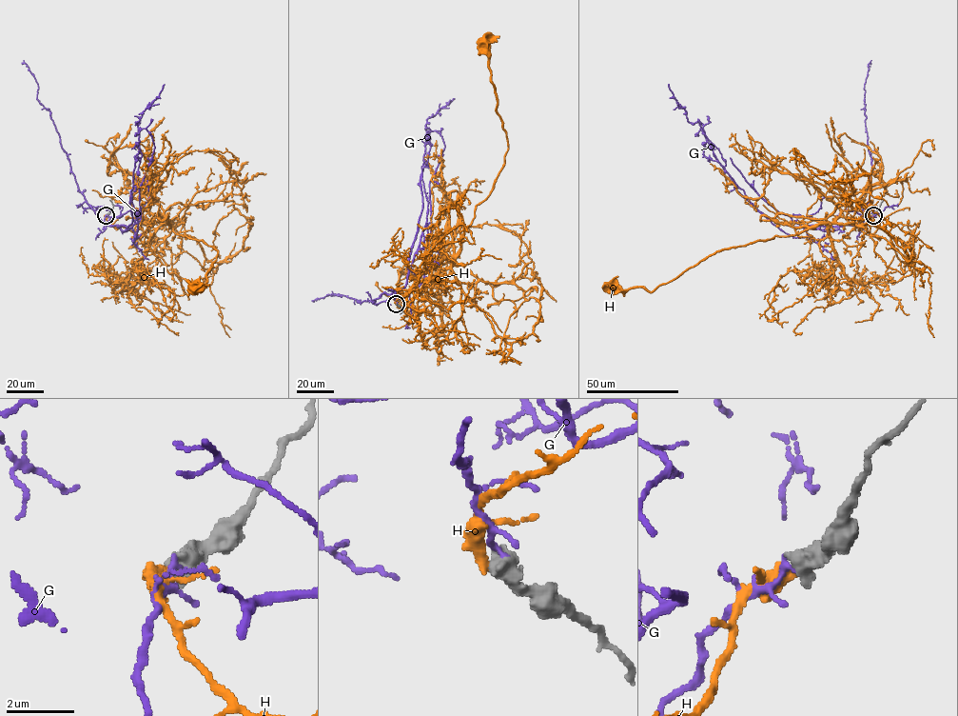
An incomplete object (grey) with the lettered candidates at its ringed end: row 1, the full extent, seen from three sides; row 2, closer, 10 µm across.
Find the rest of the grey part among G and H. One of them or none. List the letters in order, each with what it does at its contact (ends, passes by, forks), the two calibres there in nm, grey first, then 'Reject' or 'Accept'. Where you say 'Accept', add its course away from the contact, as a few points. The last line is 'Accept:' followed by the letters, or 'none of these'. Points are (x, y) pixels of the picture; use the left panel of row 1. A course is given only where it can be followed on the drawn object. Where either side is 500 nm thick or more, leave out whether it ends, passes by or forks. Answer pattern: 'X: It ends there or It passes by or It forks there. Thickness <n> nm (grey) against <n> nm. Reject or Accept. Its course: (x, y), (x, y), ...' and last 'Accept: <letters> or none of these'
G: Thickness 650 nm (grey) against 160 nm. Reject
H: Thickness 600 nm (grey) against 400 nm. Accept. Its course: (106, 215), (114, 228), (150, 240), (166, 223), (214, 248), (205, 287), (194, 288)
Accept: H

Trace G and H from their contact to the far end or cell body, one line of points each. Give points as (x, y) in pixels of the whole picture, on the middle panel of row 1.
G: (397, 304), (393, 295), (406, 284), (422, 208), (426, 120), (455, 98)
H: (396, 304), (460, 247), (475, 208), (490, 193), (504, 164), (506, 132), (497, 110), (484, 41)

